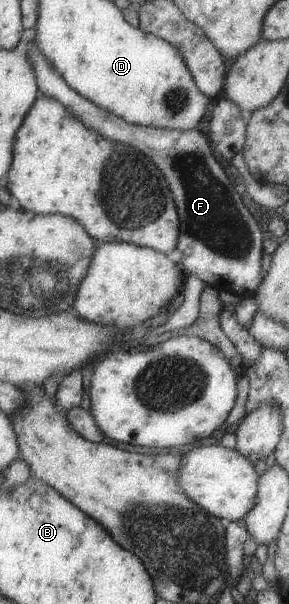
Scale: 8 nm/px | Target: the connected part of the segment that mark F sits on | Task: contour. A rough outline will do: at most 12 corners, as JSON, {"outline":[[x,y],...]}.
{"outline":[[34,41],[40,92],[162,170],[179,265],[256,295],[267,234],[209,135],[126,122],[70,88]]}

